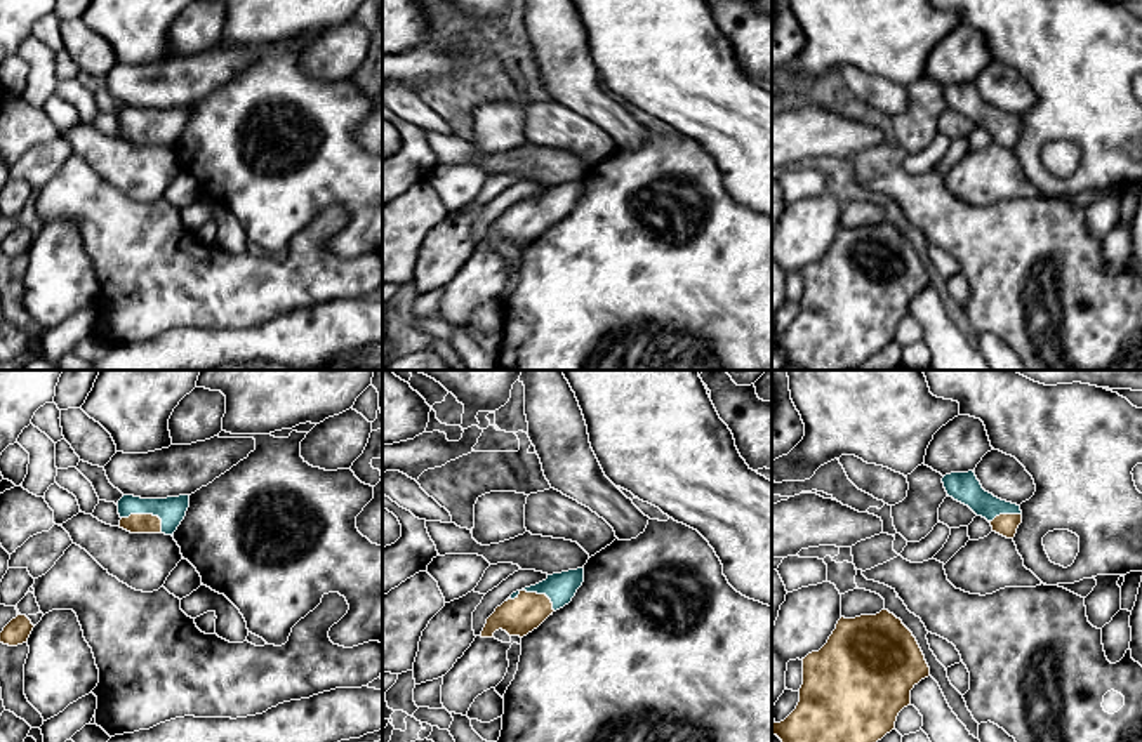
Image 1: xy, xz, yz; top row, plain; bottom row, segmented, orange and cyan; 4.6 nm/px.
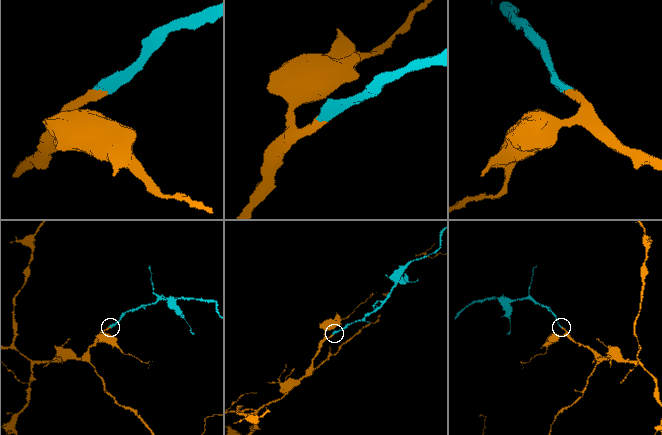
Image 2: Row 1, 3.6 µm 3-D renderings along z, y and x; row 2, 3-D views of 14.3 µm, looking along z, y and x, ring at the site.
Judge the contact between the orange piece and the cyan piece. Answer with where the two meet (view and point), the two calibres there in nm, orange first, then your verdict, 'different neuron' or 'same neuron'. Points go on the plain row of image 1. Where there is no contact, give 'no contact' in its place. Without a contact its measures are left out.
contact xz (534, 204); calibres 170 and 140 nm; same neuron

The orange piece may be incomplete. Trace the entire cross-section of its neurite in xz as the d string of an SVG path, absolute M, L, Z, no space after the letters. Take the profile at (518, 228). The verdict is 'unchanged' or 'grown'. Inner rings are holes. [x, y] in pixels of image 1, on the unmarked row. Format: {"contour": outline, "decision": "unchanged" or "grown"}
{"contour": "M584 179L548 186L546 191L513 203L487 229L481 248L494 248L502 240L509 247L527 247L549 226L572 212L584 193Z", "decision": "grown"}

